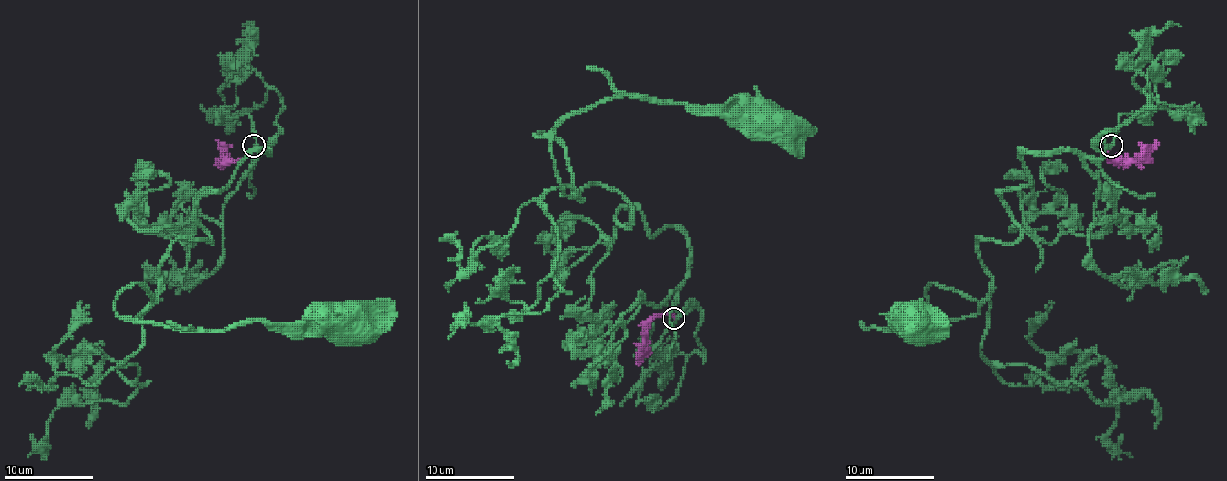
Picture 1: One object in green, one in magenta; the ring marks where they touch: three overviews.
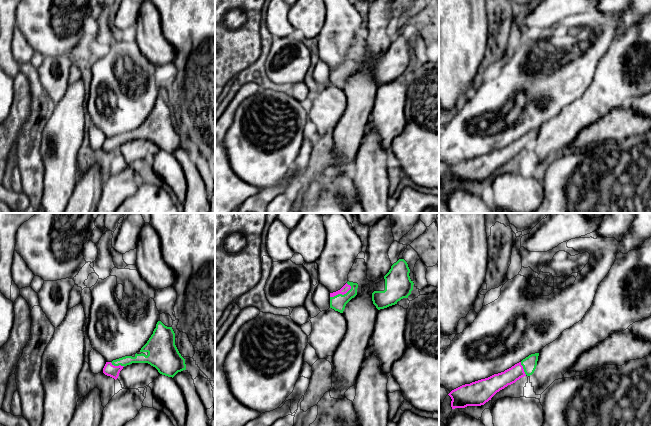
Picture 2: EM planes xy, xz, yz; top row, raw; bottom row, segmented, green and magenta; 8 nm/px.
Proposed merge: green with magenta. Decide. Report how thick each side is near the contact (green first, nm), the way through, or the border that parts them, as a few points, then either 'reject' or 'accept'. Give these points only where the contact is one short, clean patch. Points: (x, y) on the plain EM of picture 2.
calibres 120 and 60 nm; way xz (338, 78), (341, 70), (346, 63); accept

